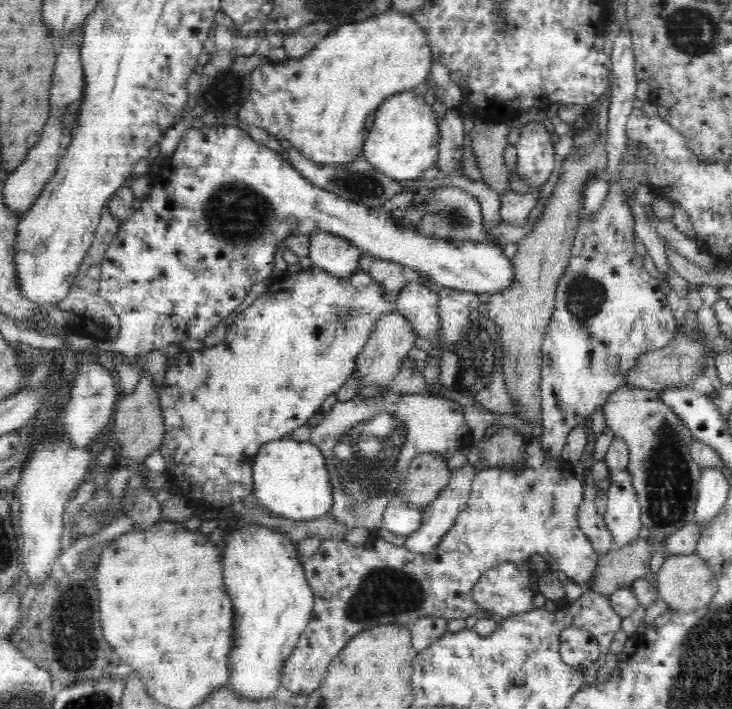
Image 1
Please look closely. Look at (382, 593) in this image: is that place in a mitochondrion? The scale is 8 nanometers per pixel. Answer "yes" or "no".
yes

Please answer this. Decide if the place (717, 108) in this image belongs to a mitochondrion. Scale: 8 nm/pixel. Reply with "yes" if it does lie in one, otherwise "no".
no

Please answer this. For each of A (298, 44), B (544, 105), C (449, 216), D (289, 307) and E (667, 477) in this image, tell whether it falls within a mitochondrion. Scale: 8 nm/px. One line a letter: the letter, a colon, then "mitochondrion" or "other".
A: other
B: other
C: mitochondrion
D: other
E: mitochondrion

